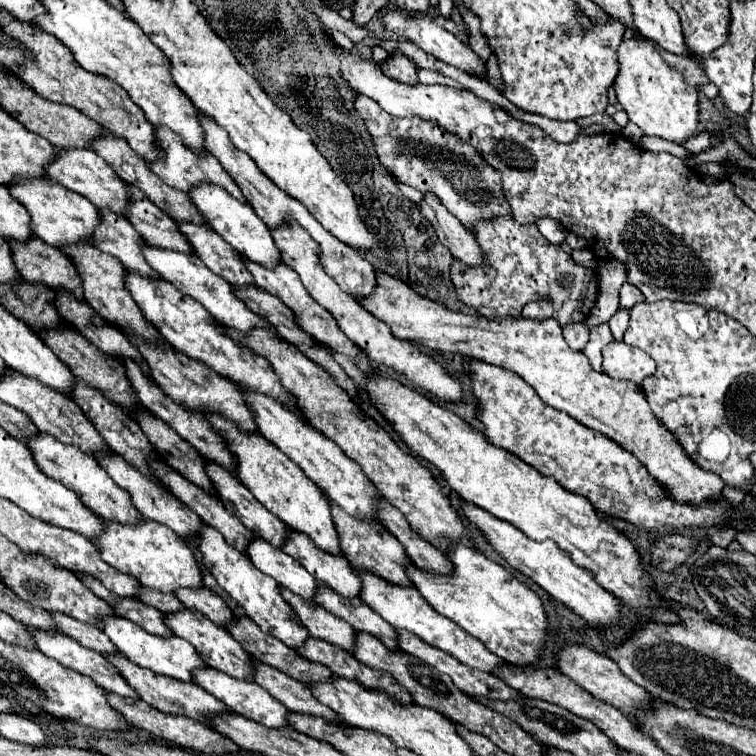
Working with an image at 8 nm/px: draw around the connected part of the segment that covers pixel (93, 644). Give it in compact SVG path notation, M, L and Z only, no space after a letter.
M52 613L58 629L76 639L80 645L88 647L88 649L94 649L102 655L122 655L118 649L114 649L114 643L110 643L110 639L106 639L104 631L98 629L98 627L92 627L92 625L86 625L86 623L80 623L68 615L62 615L62 613Z

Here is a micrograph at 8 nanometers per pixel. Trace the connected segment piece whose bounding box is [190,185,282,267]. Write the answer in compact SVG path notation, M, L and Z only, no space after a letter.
M198 185L190 193L190 199L198 207L198 211L206 217L210 227L224 241L228 241L240 255L244 255L248 261L254 261L262 267L278 267L278 263L282 263L280 251L270 235L270 229L262 223L262 219L258 219L258 215L254 213L254 209L250 205L236 201L226 191L222 191L222 187L216 187L216 185Z

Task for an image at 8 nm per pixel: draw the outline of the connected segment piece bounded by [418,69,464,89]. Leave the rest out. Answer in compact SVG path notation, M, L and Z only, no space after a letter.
M420 69L418 71L418 79L420 79L420 83L426 83L426 85L432 85L432 83L438 83L438 85L445 85L450 87L456 87L458 89L464 89L460 83L457 81L452 81L452 79L448 79L448 77L444 77L444 75L440 75L440 73L436 73L436 71L432 71L432 69Z

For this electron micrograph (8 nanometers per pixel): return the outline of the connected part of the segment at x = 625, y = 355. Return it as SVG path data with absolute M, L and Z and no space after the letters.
M612 341L602 351L602 369L612 379L628 379L640 385L646 377L654 375L656 363L650 355L642 353L638 347L630 347L624 341Z

